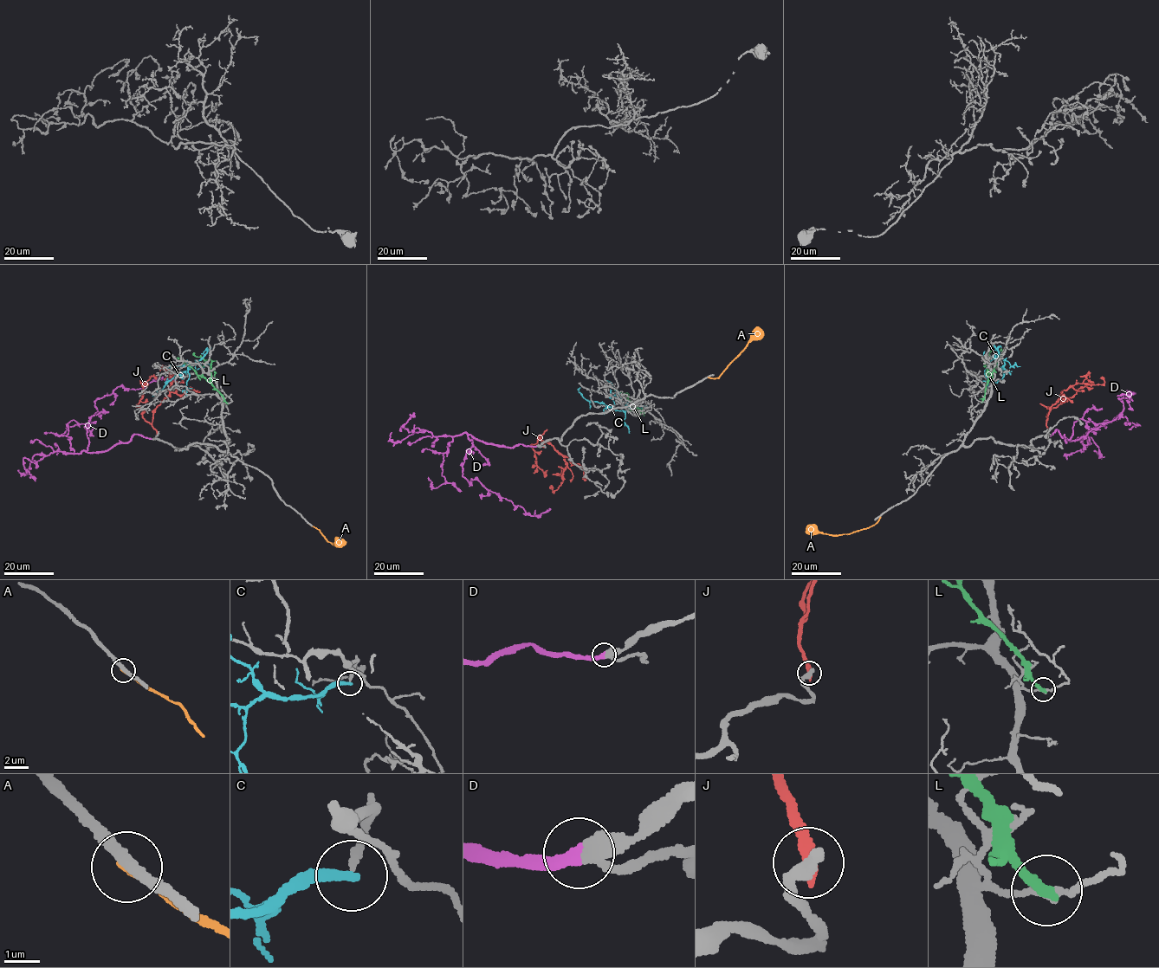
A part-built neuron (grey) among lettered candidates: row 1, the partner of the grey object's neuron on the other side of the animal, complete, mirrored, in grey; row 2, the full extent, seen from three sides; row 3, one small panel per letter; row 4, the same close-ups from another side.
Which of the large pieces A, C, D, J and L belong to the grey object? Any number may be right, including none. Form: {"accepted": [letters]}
{"accepted": ["D"]}

